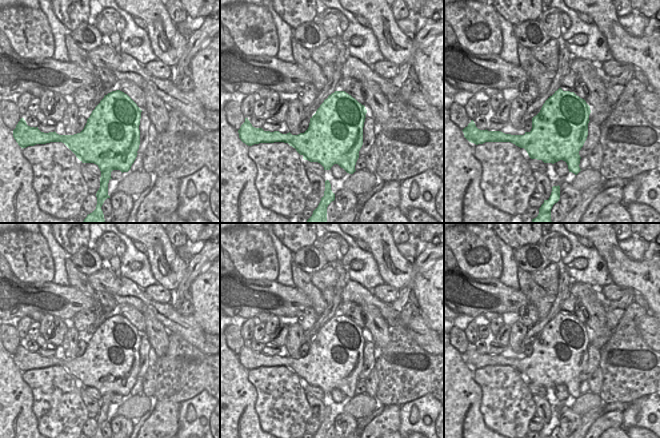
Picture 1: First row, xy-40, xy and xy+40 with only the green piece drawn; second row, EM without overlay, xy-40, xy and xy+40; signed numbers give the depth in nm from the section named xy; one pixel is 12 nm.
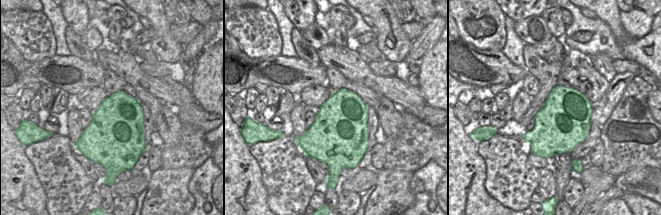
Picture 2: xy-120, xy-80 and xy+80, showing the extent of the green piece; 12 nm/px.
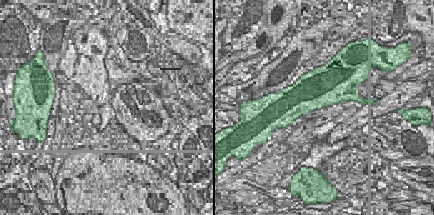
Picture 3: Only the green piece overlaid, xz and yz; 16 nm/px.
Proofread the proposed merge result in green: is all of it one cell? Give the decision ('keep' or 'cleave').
keep

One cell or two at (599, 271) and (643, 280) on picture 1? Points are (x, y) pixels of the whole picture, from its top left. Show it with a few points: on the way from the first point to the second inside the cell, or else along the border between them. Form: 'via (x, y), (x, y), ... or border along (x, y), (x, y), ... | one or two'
border along (597, 252), (604, 260), (613, 283) | two

